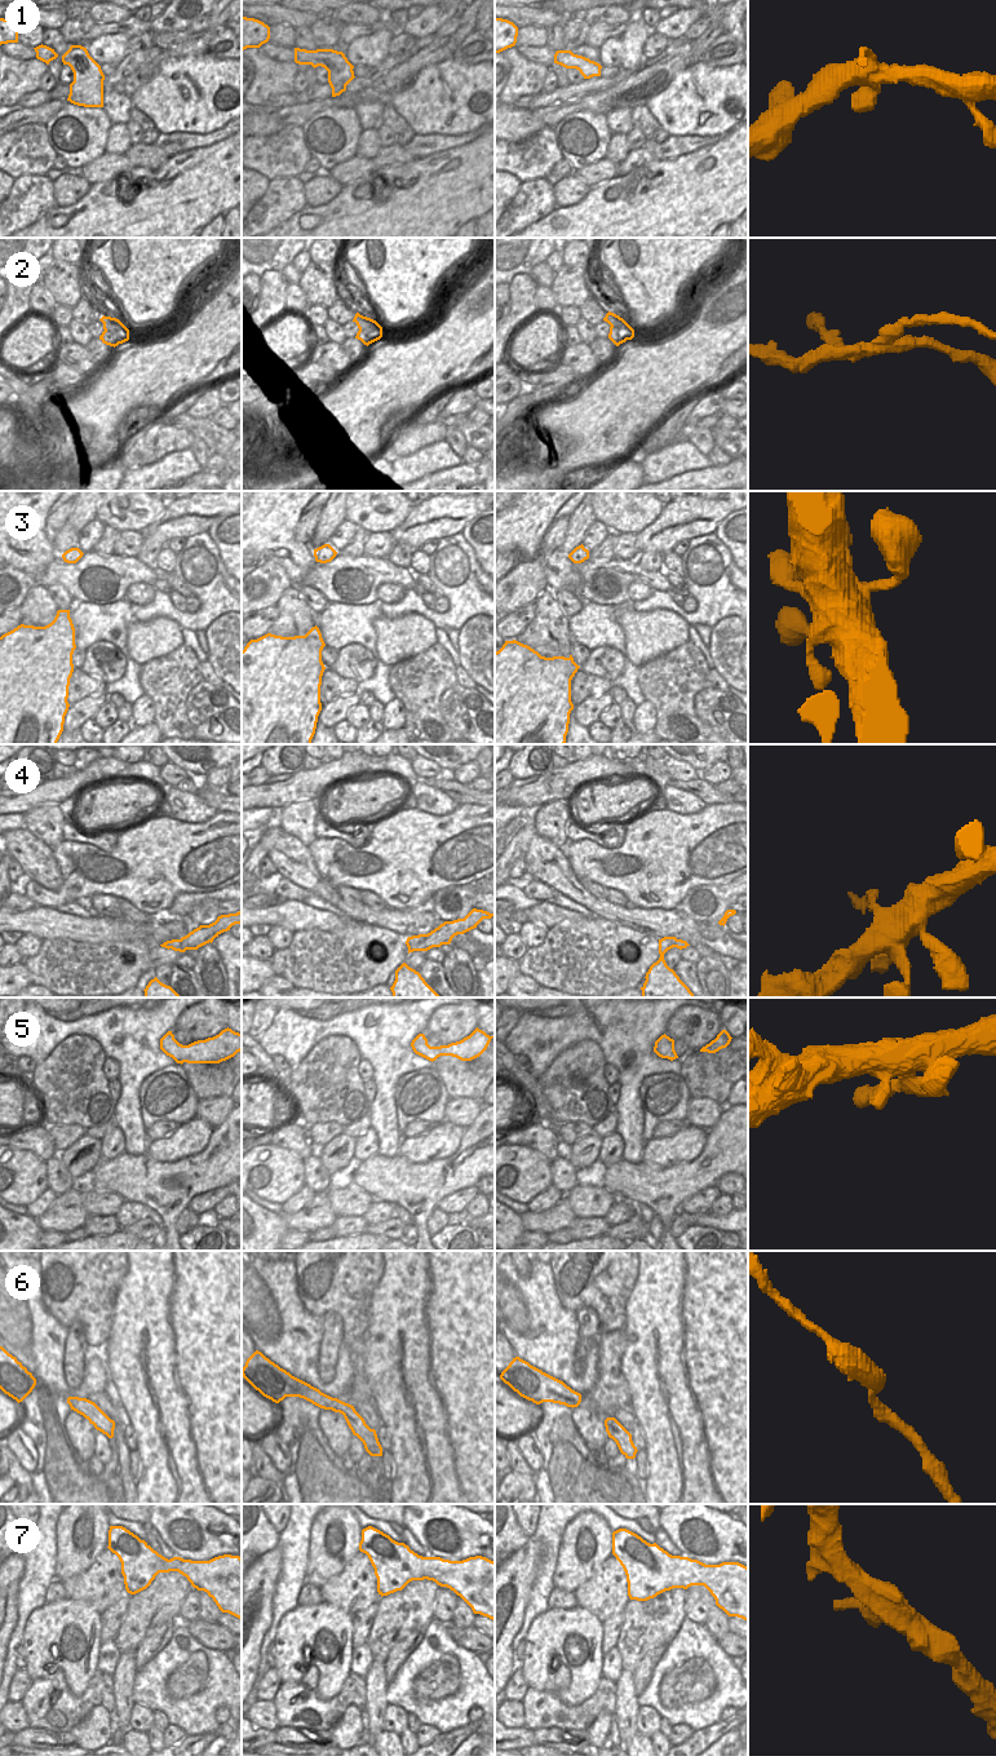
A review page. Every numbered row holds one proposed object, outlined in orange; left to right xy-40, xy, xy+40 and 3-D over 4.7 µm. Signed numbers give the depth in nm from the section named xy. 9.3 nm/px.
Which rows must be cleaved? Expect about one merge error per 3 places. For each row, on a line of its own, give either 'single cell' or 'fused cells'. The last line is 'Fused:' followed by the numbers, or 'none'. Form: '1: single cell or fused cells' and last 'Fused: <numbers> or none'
1: single cell
2: fused cells
3: single cell
4: fused cells
5: single cell
6: fused cells
7: single cell
Fused: 2, 4, 6

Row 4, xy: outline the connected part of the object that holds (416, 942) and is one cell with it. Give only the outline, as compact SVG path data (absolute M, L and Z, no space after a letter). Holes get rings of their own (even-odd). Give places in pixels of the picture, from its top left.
M412 935L408 937L406 941L406 945L408 947L408 954L413 951L428 951L429 947L425 946L425 938L421 935Z

